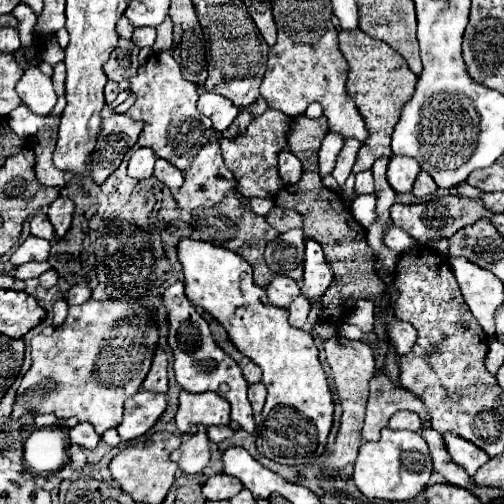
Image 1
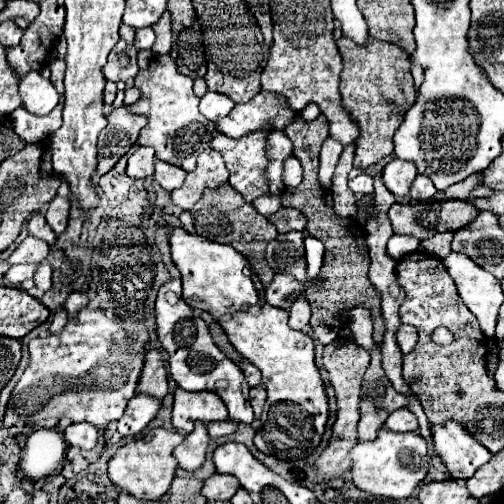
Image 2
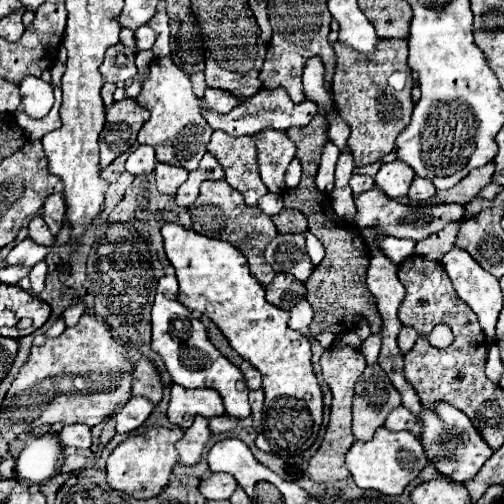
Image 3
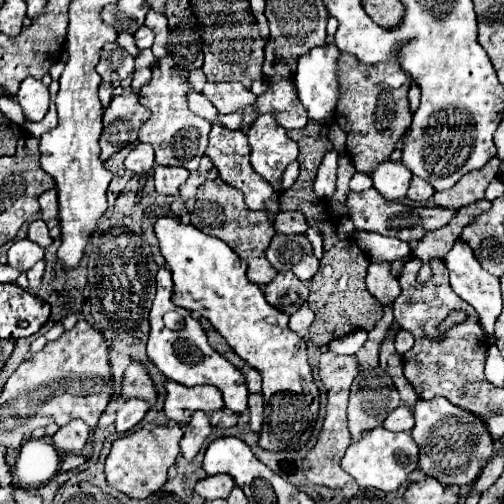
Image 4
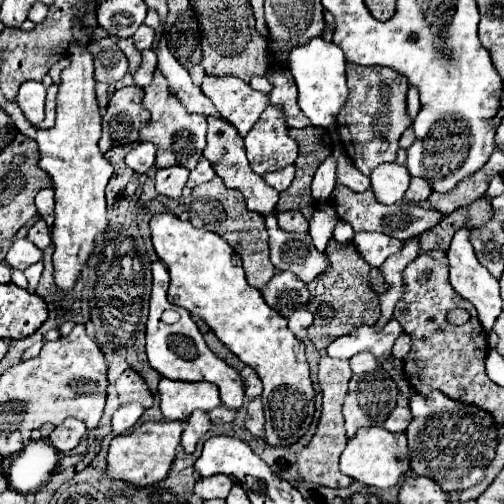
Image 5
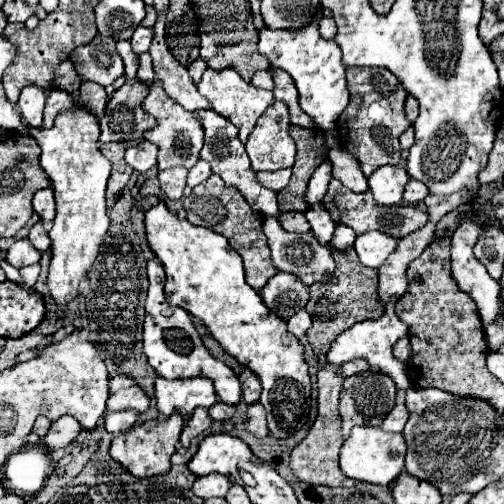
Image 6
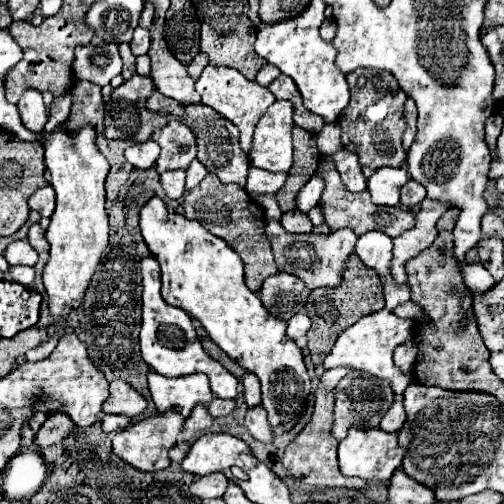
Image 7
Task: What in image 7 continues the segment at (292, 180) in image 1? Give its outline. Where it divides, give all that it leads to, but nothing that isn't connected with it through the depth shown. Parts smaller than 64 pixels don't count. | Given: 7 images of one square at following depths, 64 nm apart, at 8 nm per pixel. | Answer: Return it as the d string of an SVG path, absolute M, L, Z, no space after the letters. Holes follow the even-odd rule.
M250 168L248 172L248 184L246 190L250 194L276 194L284 182L286 182L288 174L286 172L264 172L258 168Z

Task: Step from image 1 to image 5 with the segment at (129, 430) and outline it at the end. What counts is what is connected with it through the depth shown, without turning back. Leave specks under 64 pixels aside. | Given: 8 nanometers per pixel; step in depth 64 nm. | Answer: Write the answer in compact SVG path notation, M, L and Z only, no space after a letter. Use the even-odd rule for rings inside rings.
M130 402L130 404L120 406L112 418L112 432L122 434L122 432L130 430L140 420L142 412L144 412L144 406L138 402Z

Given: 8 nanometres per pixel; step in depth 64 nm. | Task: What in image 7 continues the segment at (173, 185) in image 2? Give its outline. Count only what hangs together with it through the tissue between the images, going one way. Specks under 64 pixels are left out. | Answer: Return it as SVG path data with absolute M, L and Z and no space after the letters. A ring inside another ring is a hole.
M170 170L170 172L160 174L160 182L168 198L178 200L184 196L184 178L186 178L184 170Z

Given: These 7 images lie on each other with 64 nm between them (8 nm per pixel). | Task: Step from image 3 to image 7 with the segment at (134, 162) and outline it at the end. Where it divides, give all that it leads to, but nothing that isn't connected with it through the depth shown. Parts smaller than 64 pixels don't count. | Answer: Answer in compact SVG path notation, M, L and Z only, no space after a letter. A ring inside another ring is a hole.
M146 140L146 142L138 142L138 144L132 144L126 148L124 156L126 160L134 166L134 168L140 168L140 170L148 170L156 164L158 160L158 154L160 154L160 146L154 142L154 140Z

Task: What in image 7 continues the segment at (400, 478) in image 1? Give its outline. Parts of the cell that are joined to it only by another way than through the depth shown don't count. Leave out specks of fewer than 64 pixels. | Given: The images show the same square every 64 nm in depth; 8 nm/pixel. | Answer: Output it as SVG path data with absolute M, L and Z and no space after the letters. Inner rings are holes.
M350 428L348 436L338 446L338 462L340 472L344 476L356 476L364 480L380 480L388 482L392 474L402 466L404 448L398 444L398 434L388 434L380 428Z

